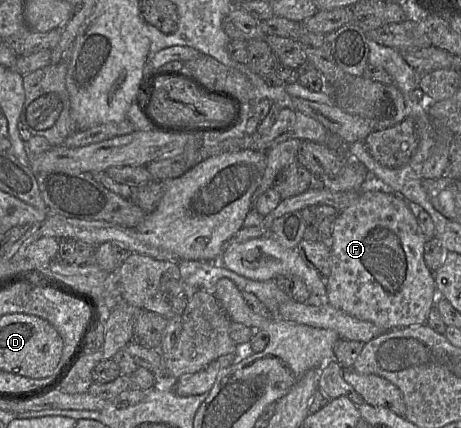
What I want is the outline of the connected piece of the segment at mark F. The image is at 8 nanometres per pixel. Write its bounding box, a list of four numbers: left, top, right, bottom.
[326,179,439,330]

